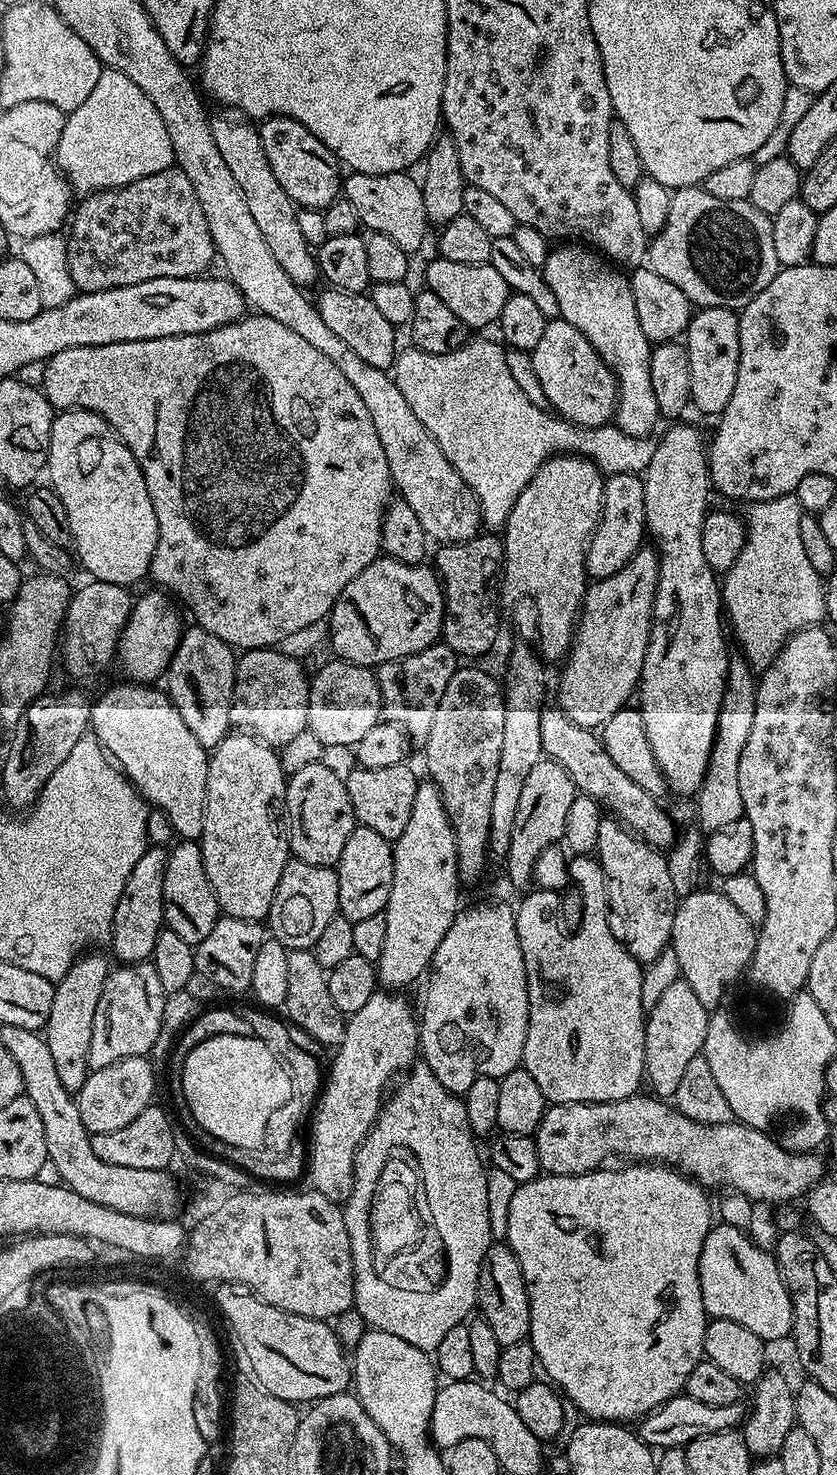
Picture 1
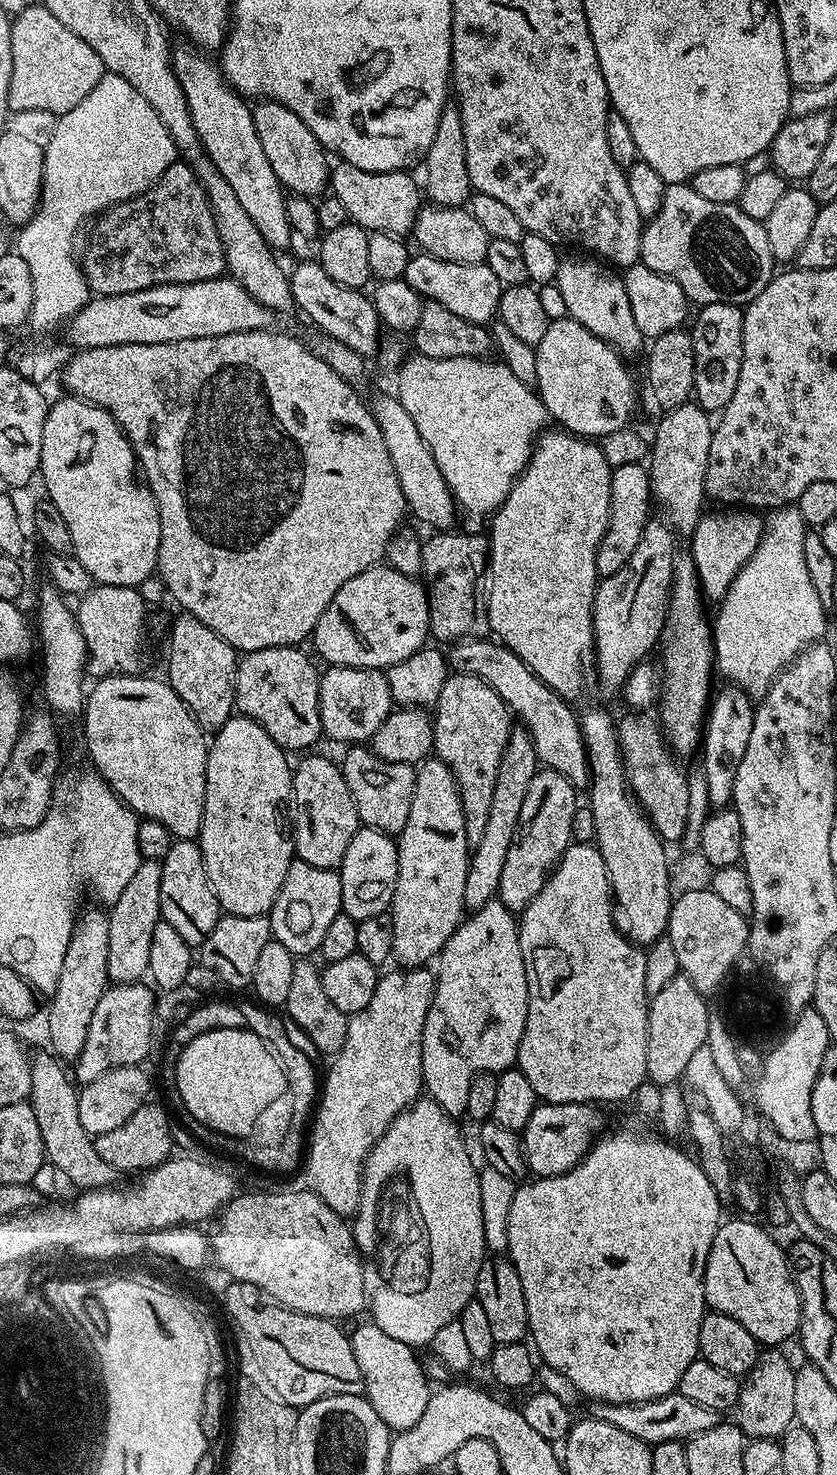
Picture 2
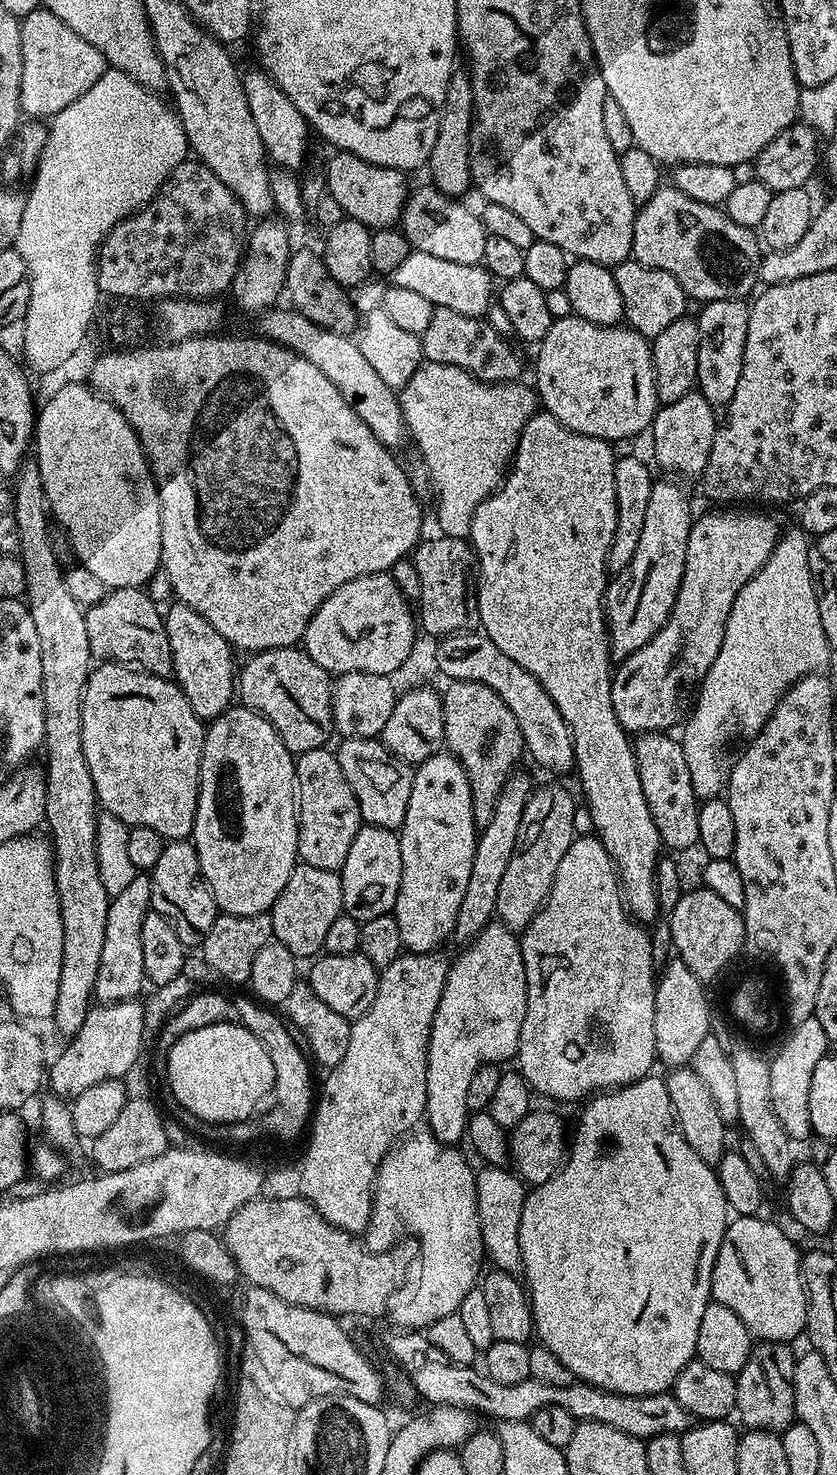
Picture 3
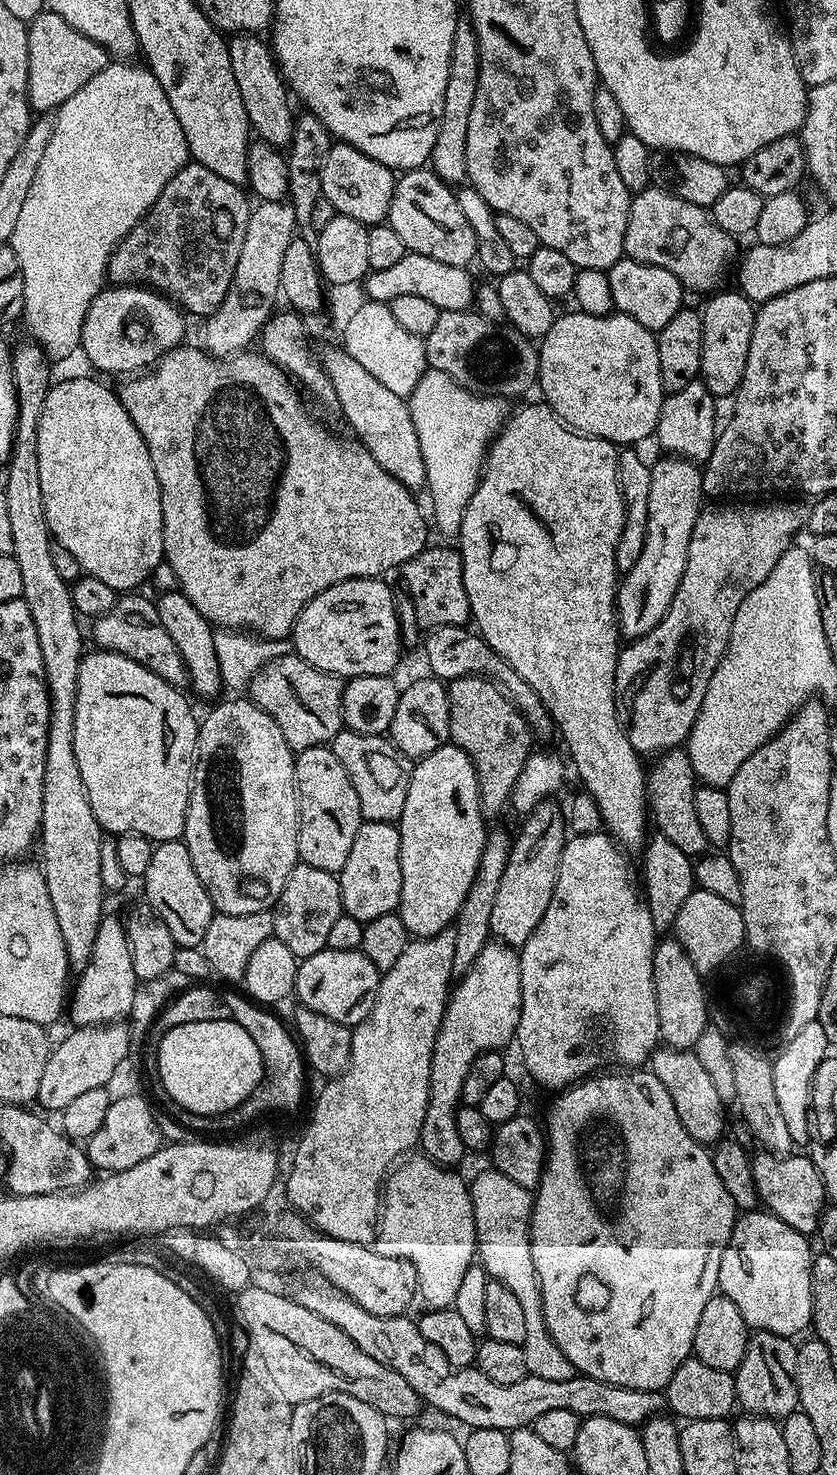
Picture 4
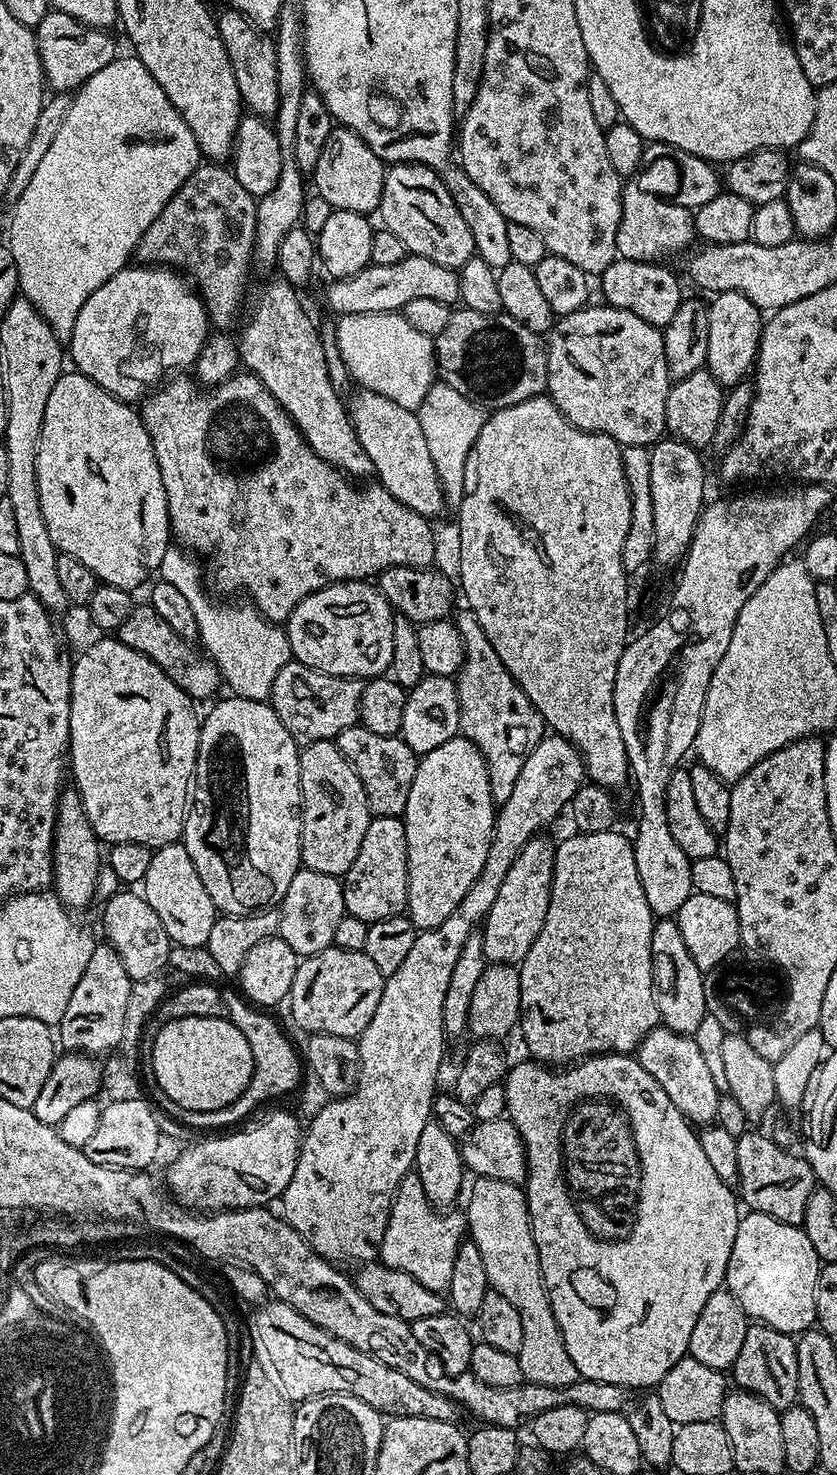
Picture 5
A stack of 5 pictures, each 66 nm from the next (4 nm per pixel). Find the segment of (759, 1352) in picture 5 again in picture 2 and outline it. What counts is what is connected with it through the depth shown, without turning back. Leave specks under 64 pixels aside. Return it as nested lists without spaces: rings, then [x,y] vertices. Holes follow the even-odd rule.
[[[764,1350],[756,1357],[754,1366],[743,1377],[740,1397],[734,1409],[734,1422],[748,1440],[776,1440],[796,1424],[794,1410],[794,1378],[796,1368],[780,1350]]]

